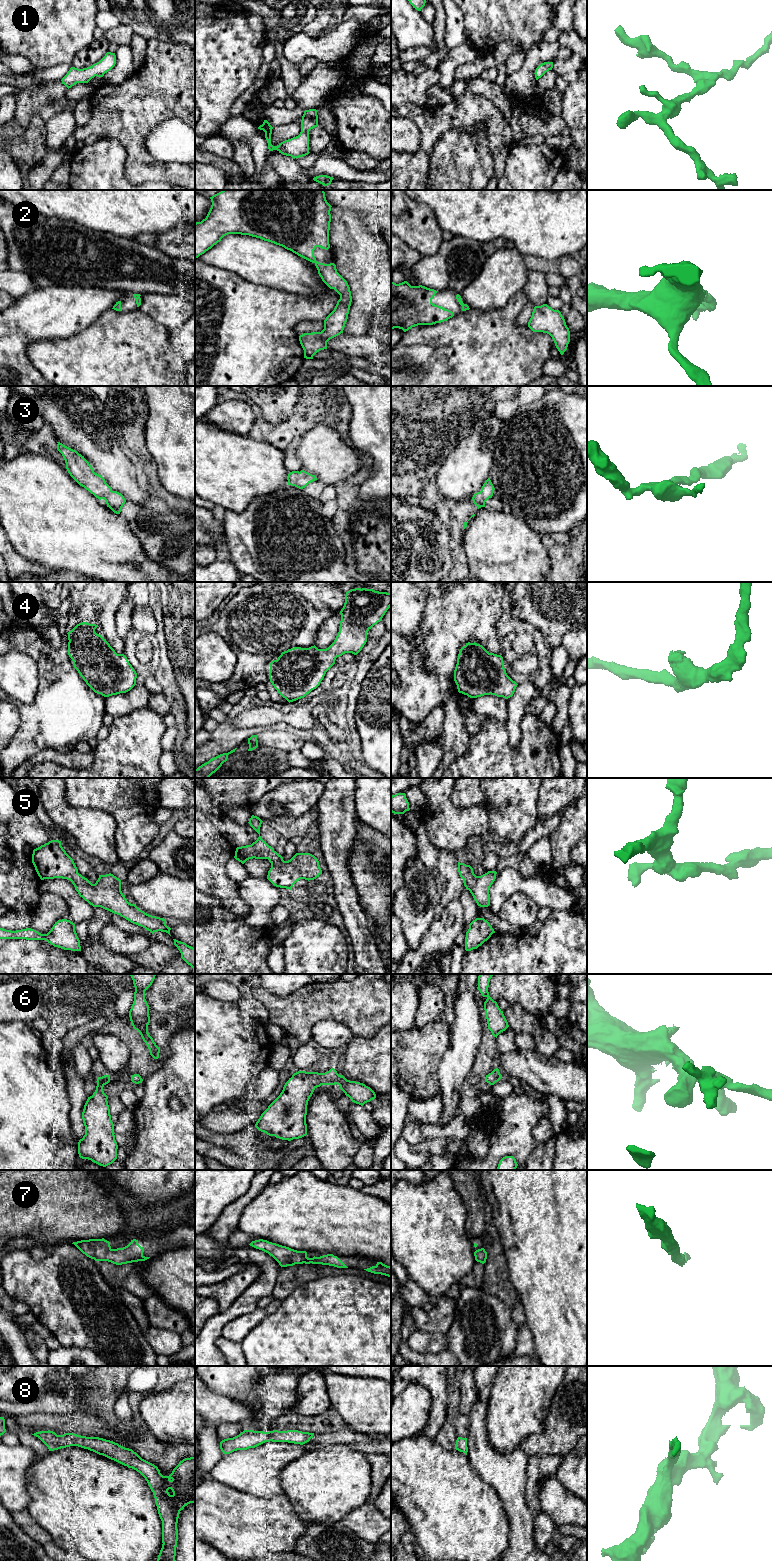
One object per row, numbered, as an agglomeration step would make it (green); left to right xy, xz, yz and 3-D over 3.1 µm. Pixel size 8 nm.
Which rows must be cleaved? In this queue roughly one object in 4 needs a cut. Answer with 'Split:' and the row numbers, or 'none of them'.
Split: none of them

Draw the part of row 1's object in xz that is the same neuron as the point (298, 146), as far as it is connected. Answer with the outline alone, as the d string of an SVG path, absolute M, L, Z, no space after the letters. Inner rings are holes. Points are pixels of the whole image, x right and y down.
M316 109L305 110L301 120L301 132L298 136L281 142L278 146L271 144L273 127L267 120L258 129L265 132L269 151L277 150L279 153L299 158L308 155L309 152L309 131L318 126L318 115Z

